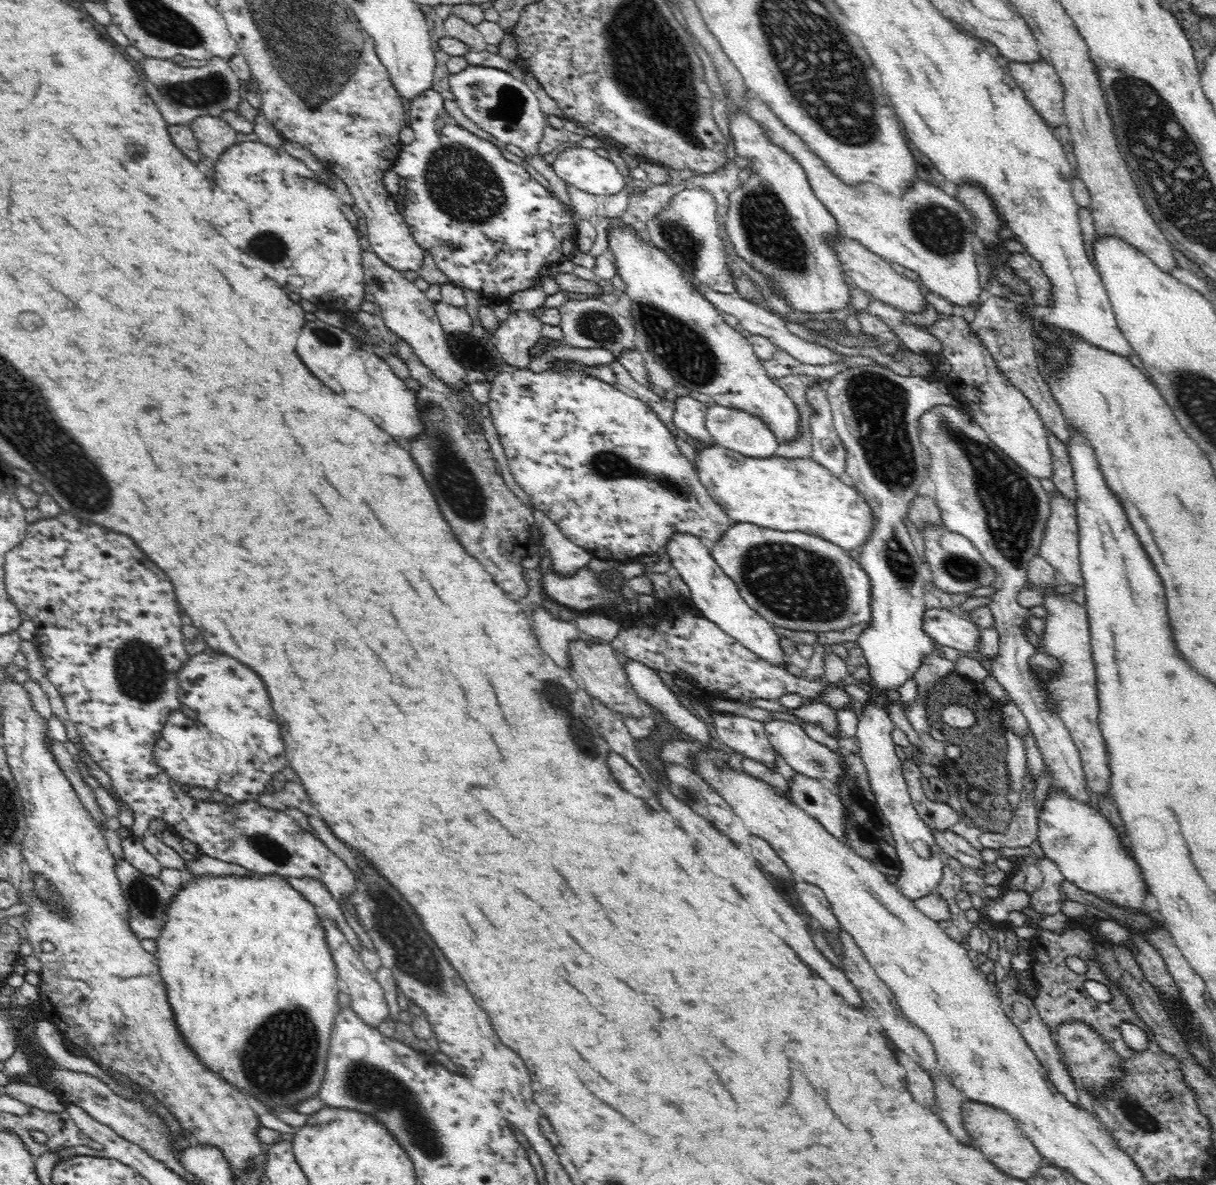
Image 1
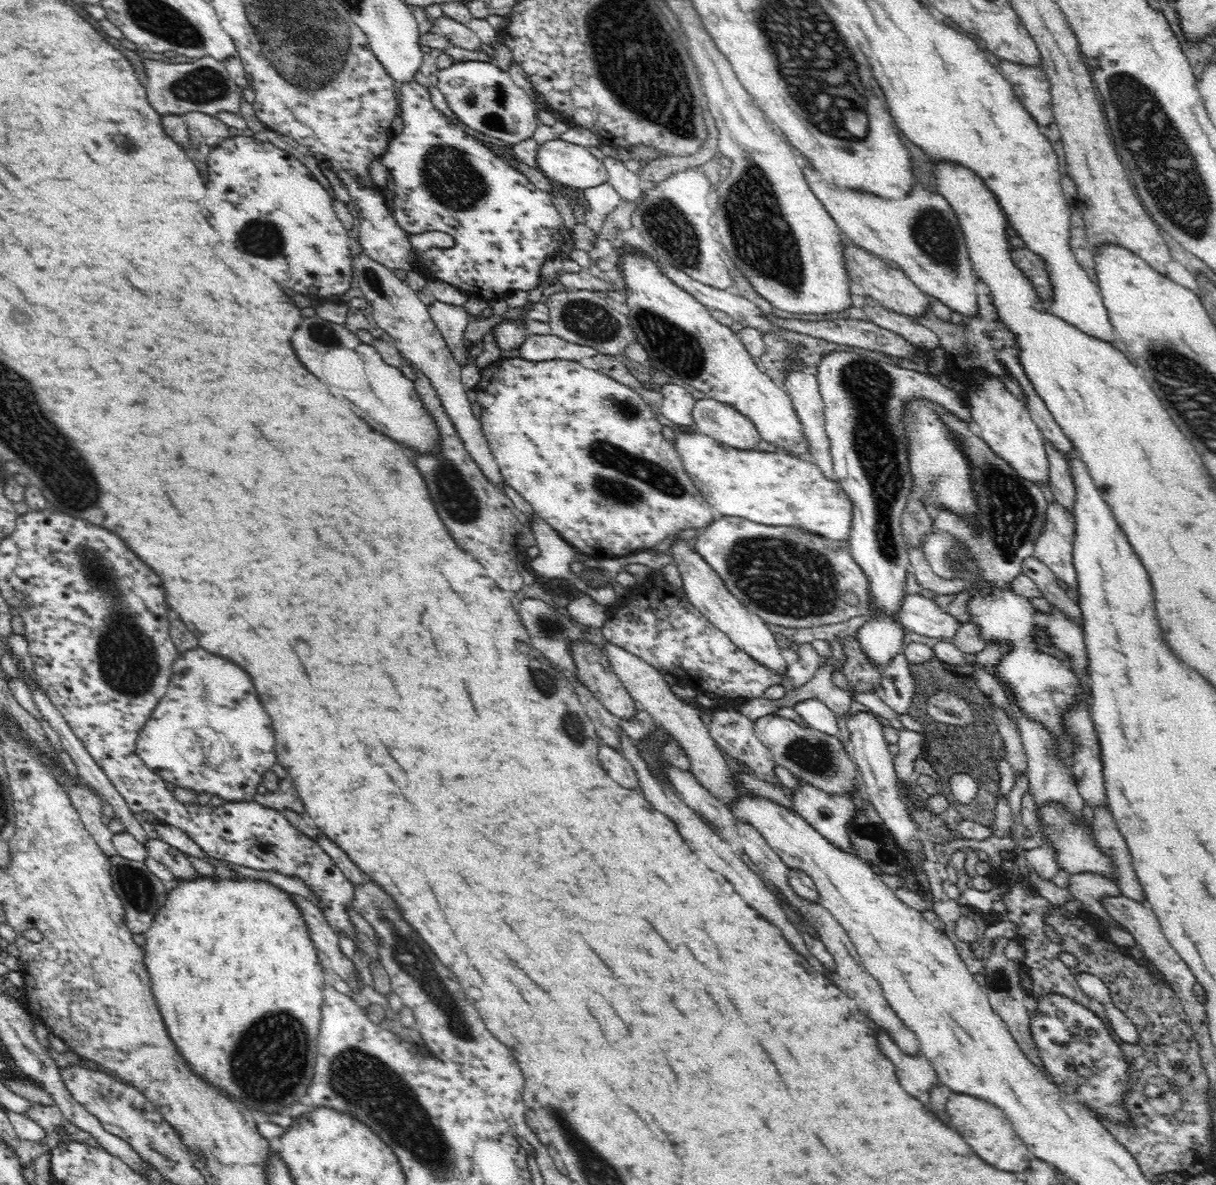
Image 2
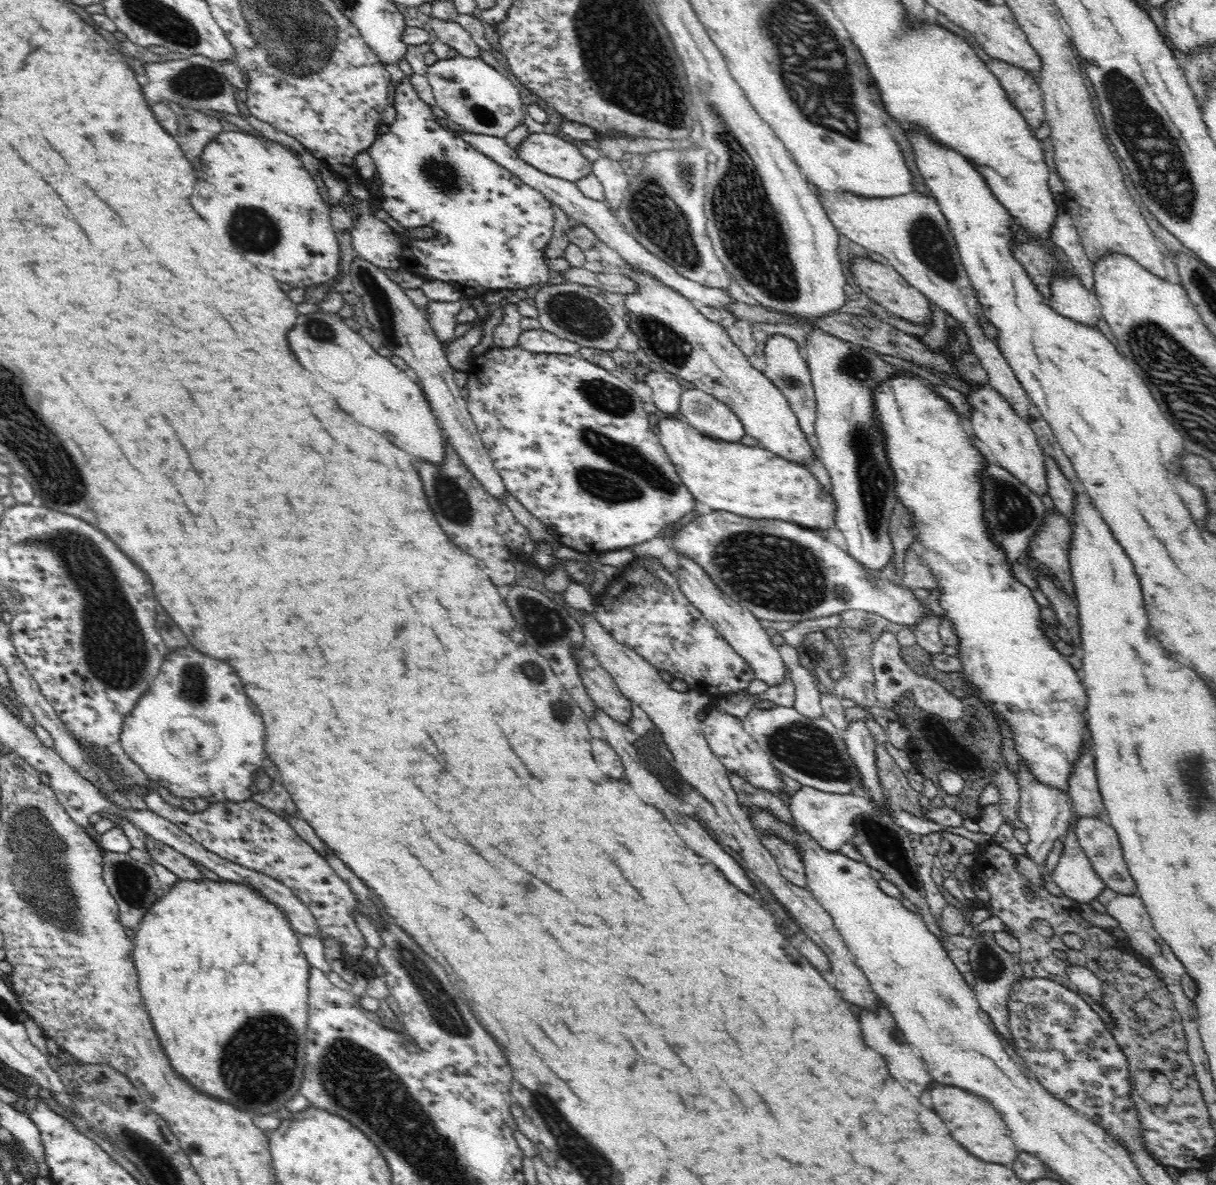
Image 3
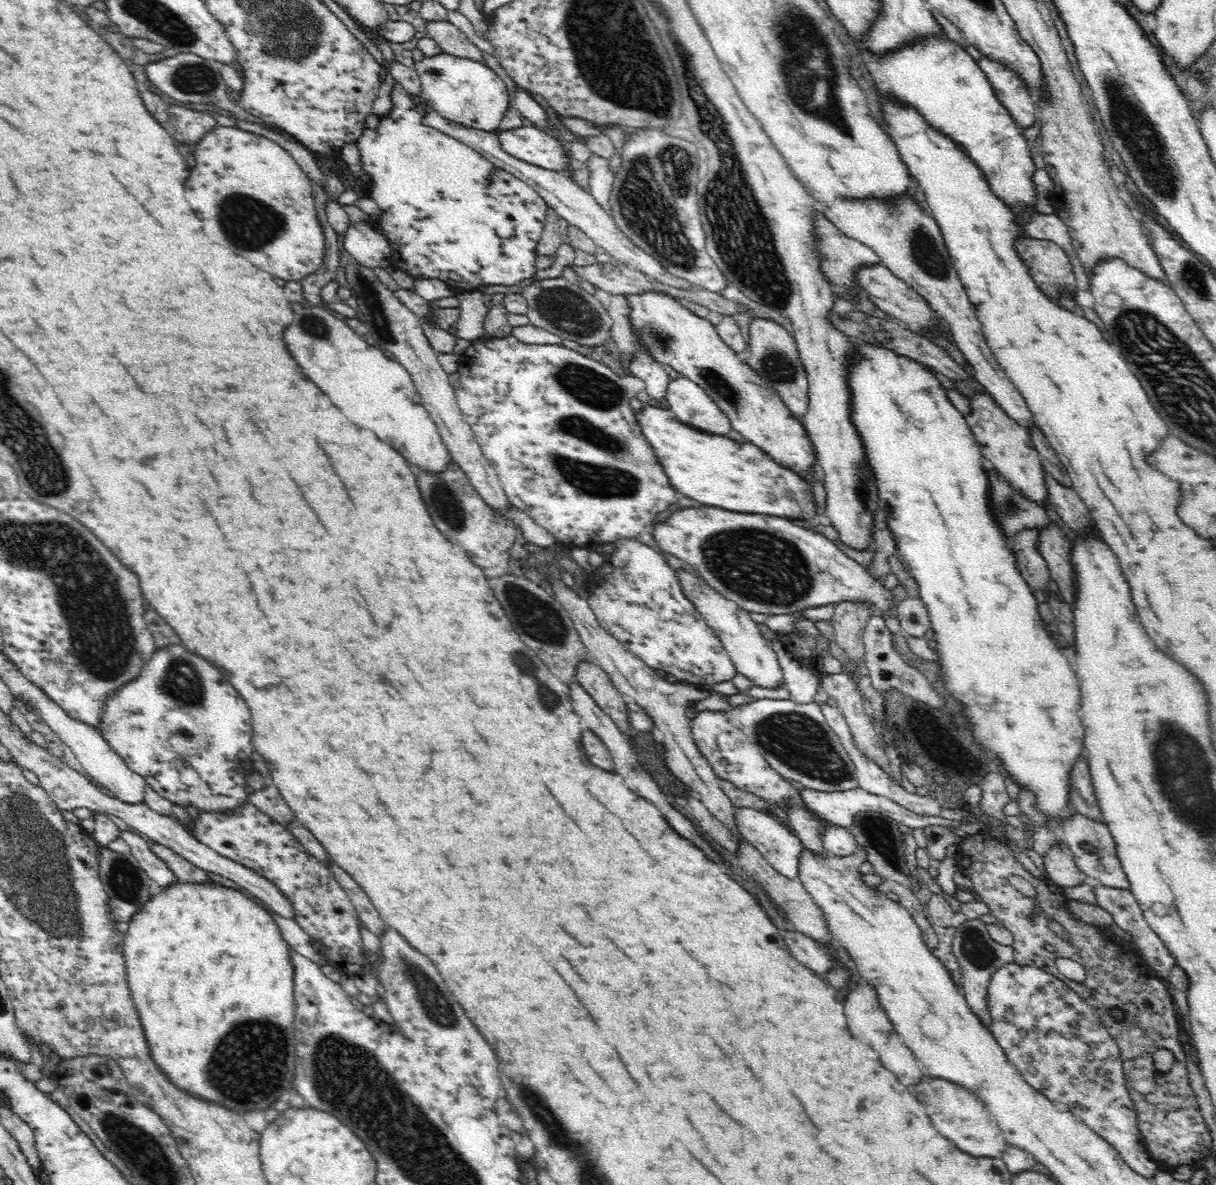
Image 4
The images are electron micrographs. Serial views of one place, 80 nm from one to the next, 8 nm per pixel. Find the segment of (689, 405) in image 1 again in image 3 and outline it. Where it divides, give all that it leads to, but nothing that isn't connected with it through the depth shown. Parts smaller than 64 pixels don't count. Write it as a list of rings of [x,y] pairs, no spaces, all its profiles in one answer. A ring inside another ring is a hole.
[[[652,372],[646,383],[653,390],[654,404],[661,412],[670,414],[674,418],[682,419],[682,409],[680,409],[680,402],[682,402],[682,388],[677,382],[677,378],[666,372]]]

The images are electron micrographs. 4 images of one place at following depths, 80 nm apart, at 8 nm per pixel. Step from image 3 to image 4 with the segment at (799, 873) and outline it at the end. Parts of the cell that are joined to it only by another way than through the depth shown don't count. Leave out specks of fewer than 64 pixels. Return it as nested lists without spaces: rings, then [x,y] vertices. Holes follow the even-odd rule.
[[[738,809],[738,831],[752,847],[766,858],[780,874],[792,880],[799,878],[799,864],[805,850],[801,840],[793,836],[769,816],[753,809]]]

